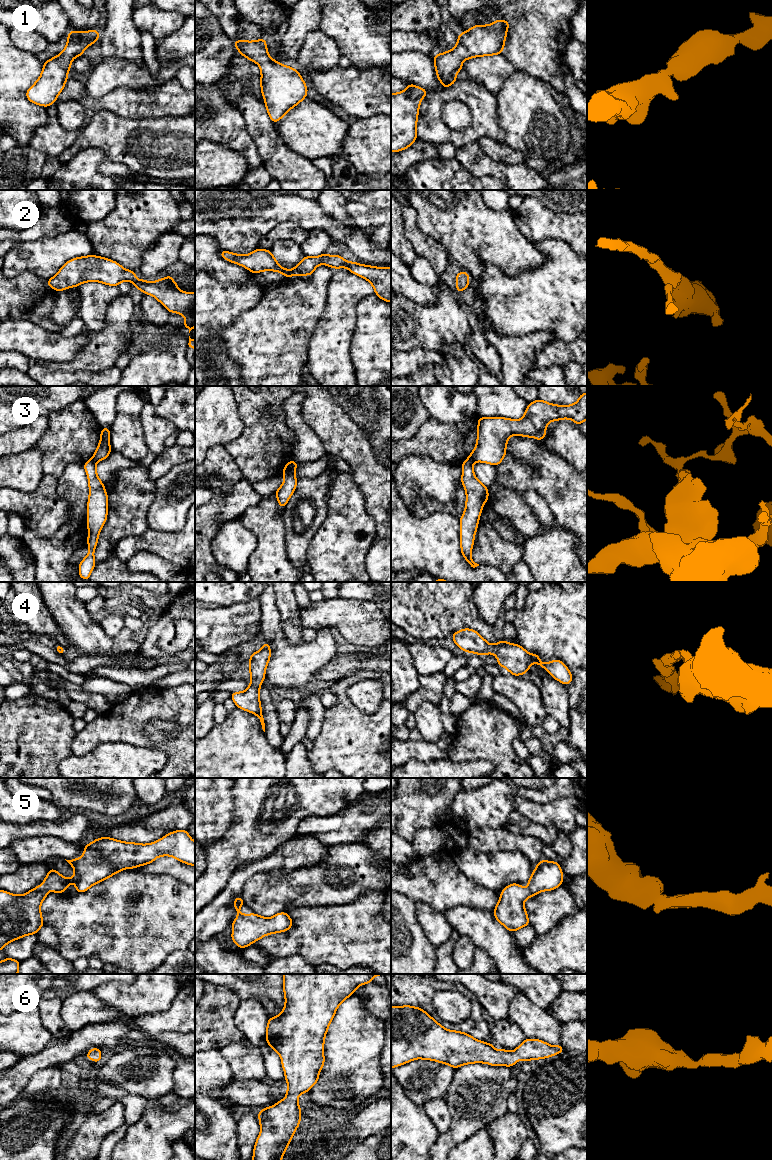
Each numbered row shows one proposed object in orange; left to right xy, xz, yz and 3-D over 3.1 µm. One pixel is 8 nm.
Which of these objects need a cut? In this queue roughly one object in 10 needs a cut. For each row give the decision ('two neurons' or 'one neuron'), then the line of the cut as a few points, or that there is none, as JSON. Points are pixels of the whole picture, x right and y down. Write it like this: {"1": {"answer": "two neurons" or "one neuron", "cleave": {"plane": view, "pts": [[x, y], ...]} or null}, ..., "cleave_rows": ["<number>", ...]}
{"1": {"answer": "one neuron", "cleave": null}, "2": {"answer": "one neuron", "cleave": null}, "3": {"answer": "two neurons", "cleave": {"plane": "xz", "pts": [[293, 461], [291, 466], [283, 472]]}}, "4": {"answer": "one neuron", "cleave": null}, "5": {"answer": "one neuron", "cleave": null}, "6": {"answer": "one neuron", "cleave": null}, "cleave_rows": ["3"]}

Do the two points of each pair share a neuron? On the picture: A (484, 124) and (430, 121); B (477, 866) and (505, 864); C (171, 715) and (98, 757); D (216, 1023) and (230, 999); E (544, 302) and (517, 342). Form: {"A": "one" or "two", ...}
{"A": "one", "B": "one", "C": "two", "D": "one", "E": "two"}

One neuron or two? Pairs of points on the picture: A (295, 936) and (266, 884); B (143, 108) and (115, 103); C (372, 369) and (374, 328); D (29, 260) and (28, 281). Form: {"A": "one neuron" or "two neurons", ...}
{"A": "two neurons", "B": "one neuron", "C": "one neuron", "D": "two neurons"}

